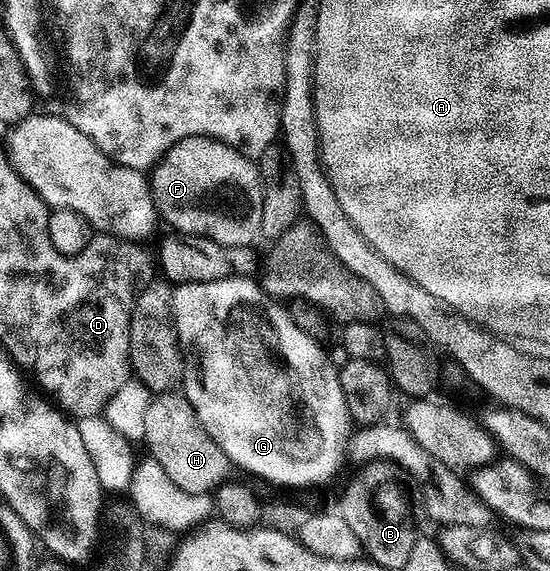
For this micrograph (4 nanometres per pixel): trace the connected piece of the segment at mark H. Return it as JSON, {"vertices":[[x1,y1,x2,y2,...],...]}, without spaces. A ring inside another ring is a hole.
{"vertices":[[166,391,166,393,152,396,149,408,145,411,145,435,144,444,147,445,150,458,156,460,167,473,167,477,187,494,210,494,216,486,225,481,231,471,228,457,213,439,209,439,208,433,201,427,192,404,181,391]]}

